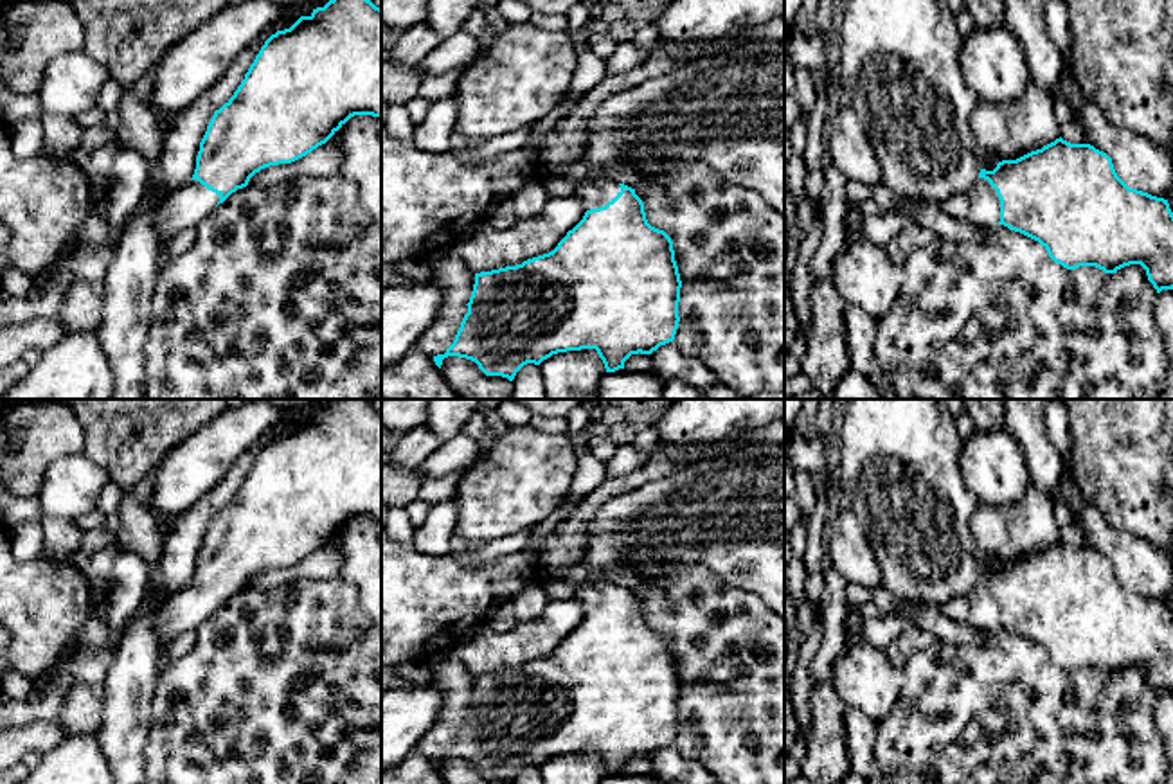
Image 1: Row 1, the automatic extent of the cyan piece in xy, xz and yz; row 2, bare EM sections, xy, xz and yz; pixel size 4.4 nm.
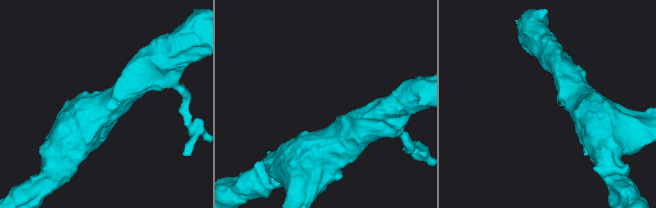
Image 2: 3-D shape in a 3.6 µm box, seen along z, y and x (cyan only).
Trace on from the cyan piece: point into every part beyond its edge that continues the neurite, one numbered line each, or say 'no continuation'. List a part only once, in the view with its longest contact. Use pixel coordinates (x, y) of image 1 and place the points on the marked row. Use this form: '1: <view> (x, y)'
1: yz (984, 207)

